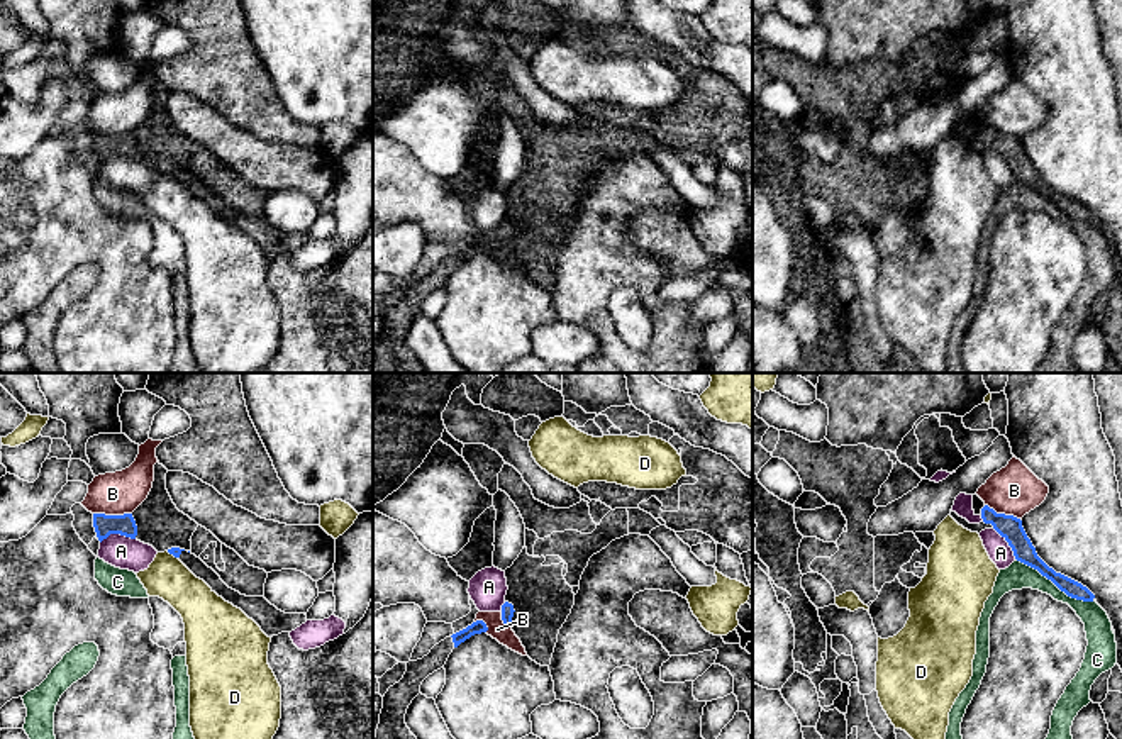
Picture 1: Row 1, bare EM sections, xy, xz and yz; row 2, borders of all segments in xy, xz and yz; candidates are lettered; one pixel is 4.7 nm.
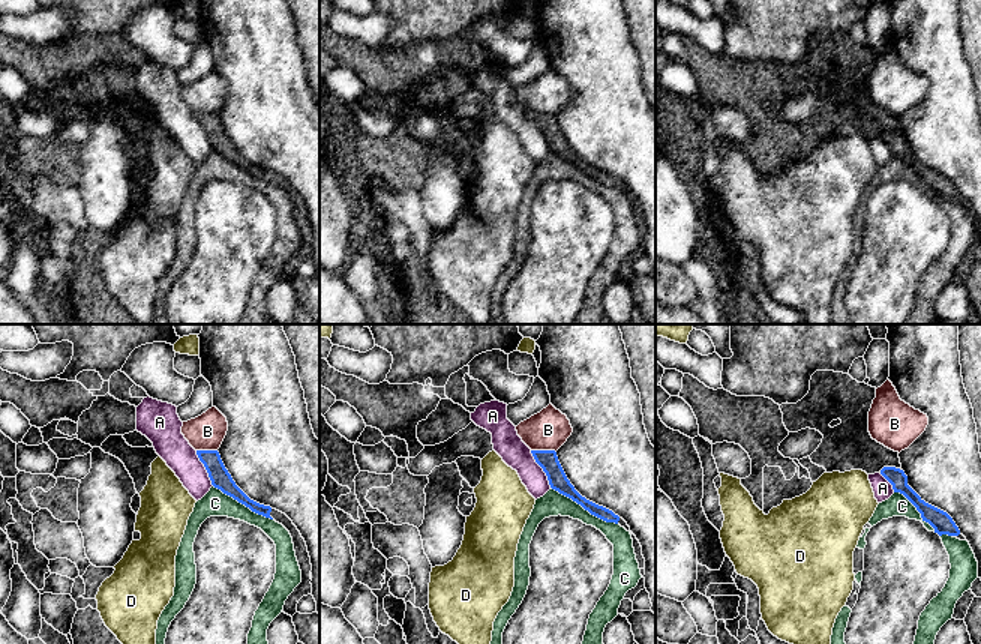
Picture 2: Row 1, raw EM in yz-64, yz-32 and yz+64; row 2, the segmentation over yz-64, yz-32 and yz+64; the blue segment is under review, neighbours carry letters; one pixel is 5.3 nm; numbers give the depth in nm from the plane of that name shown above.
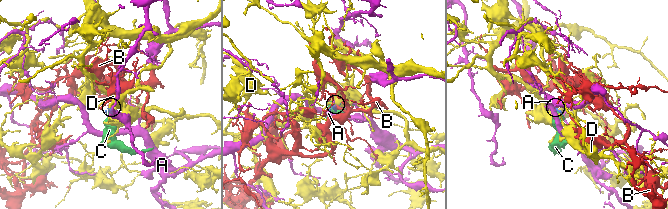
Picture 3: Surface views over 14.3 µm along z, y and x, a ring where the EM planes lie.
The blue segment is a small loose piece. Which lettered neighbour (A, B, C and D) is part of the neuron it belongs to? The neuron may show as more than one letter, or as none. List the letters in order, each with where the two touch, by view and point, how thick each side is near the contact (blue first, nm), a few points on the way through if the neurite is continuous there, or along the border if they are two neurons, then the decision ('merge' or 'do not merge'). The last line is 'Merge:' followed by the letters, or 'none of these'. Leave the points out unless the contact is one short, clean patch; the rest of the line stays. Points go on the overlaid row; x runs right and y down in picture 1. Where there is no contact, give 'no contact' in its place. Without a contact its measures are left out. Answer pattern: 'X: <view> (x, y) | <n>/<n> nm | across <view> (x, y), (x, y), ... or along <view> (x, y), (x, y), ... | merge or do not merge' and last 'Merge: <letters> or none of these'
A: xy (117, 533) | 100/150 nm | along xy (134, 538), (109, 534), (100, 543) | do not merge
B: xy (112, 516) | 100/200 nm | along xy (94, 512), (131, 514) | do not merge
C: yz (1055, 583) | 100/120 nm | along yz (1016, 558), (1036, 568), (1068, 595), (1092, 602) | do not merge
D: xy (172, 553) | 50/200 nm | along xy (166, 551), (177, 558) | do not merge
Merge: none of these

